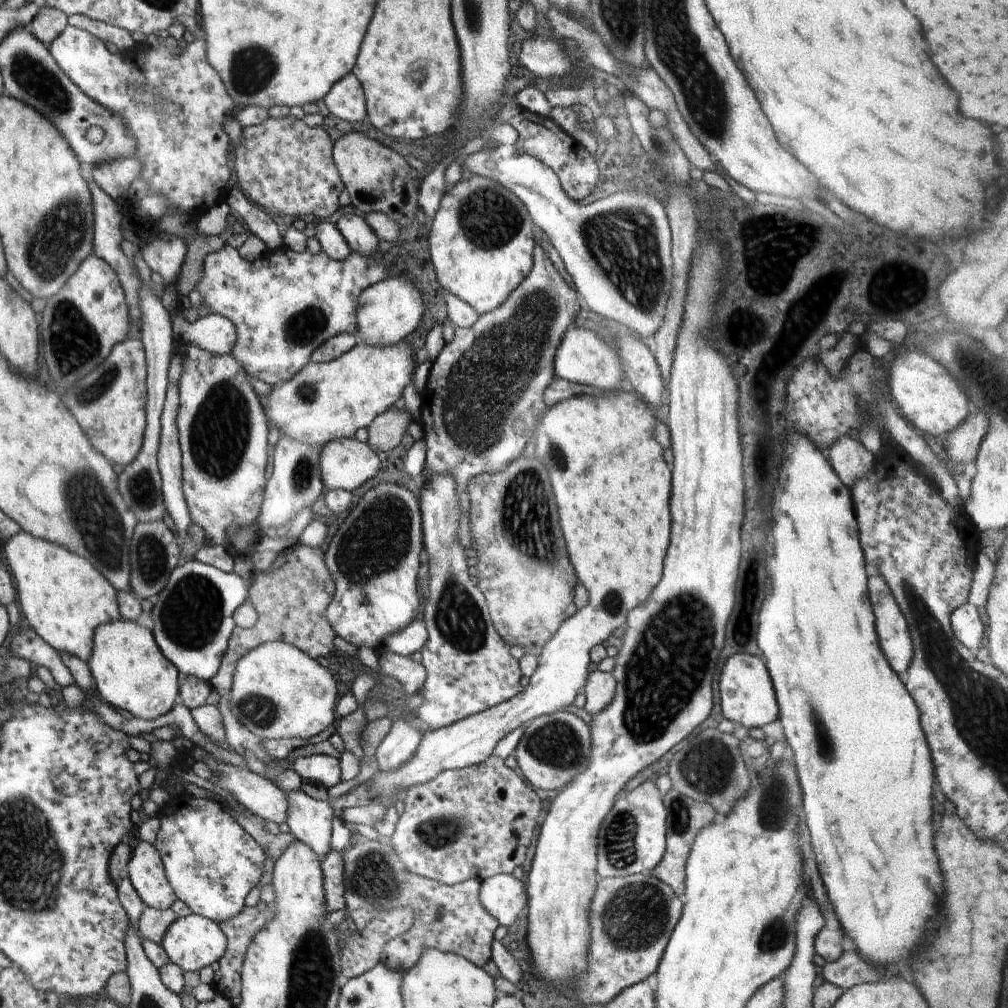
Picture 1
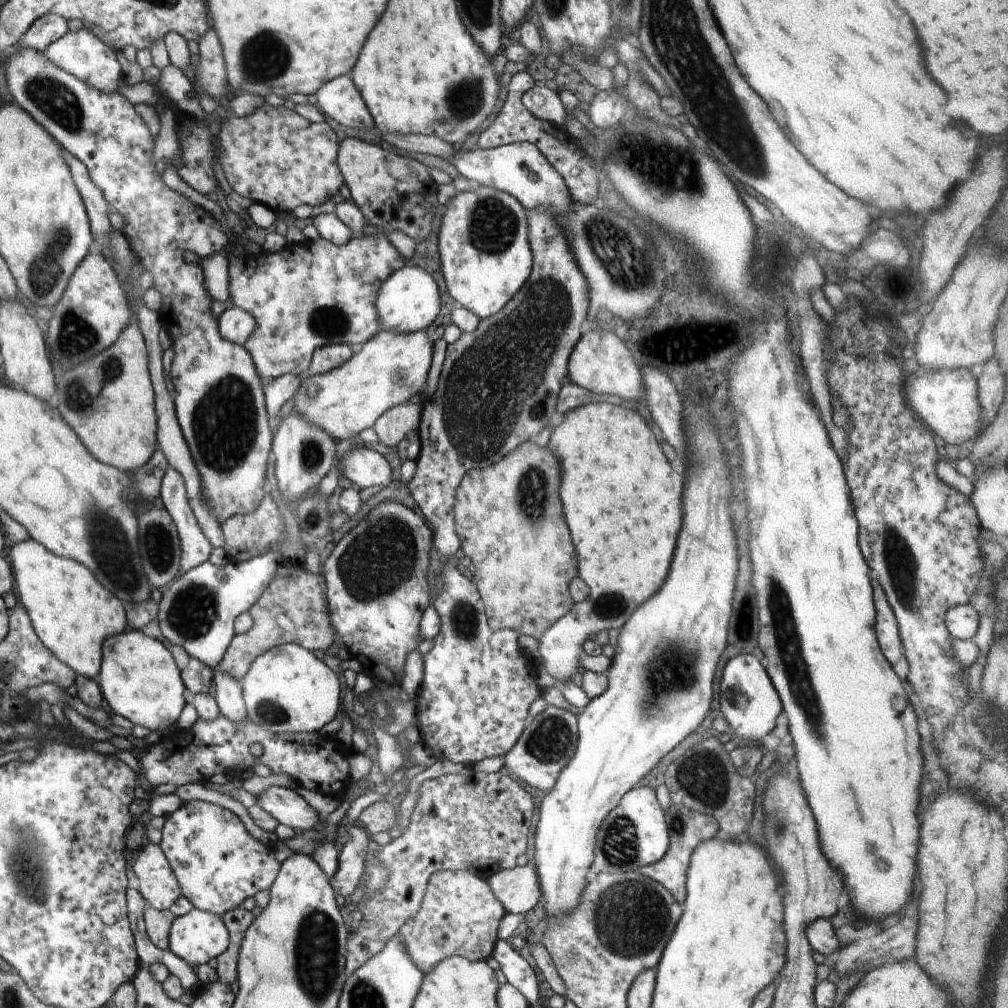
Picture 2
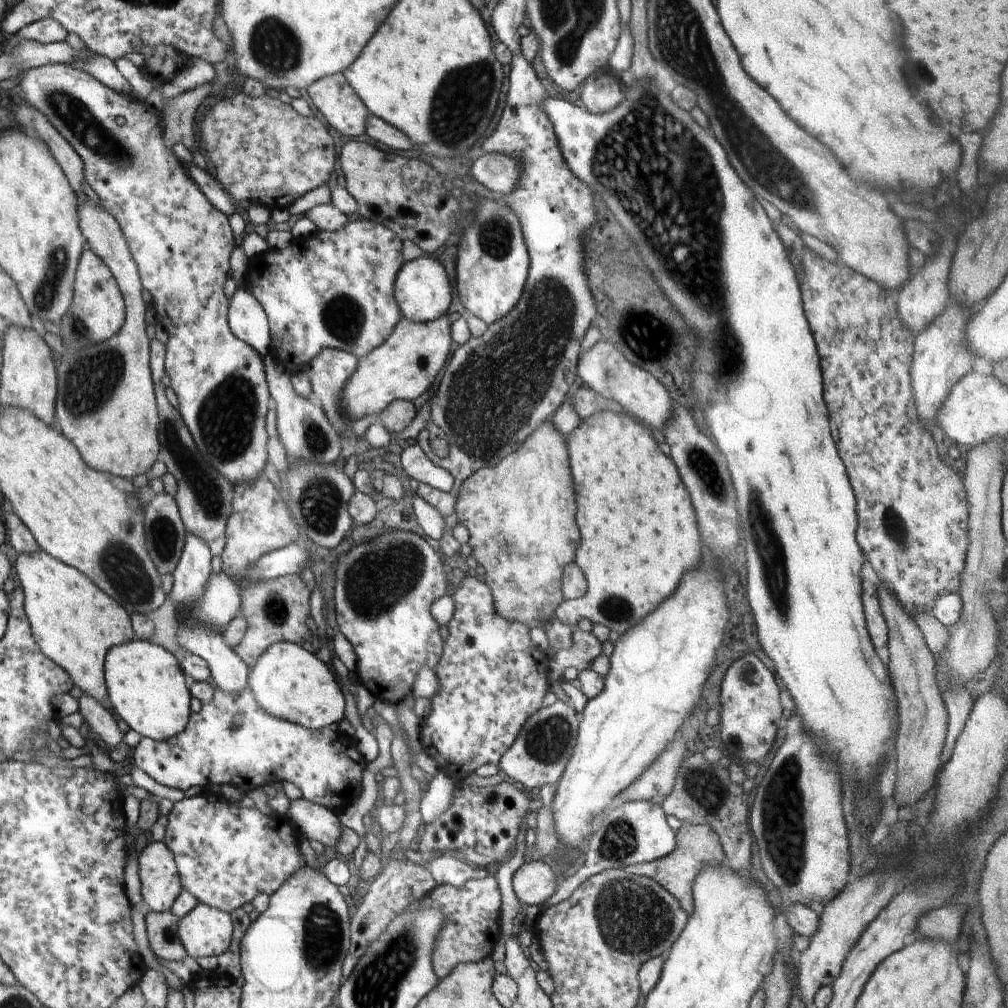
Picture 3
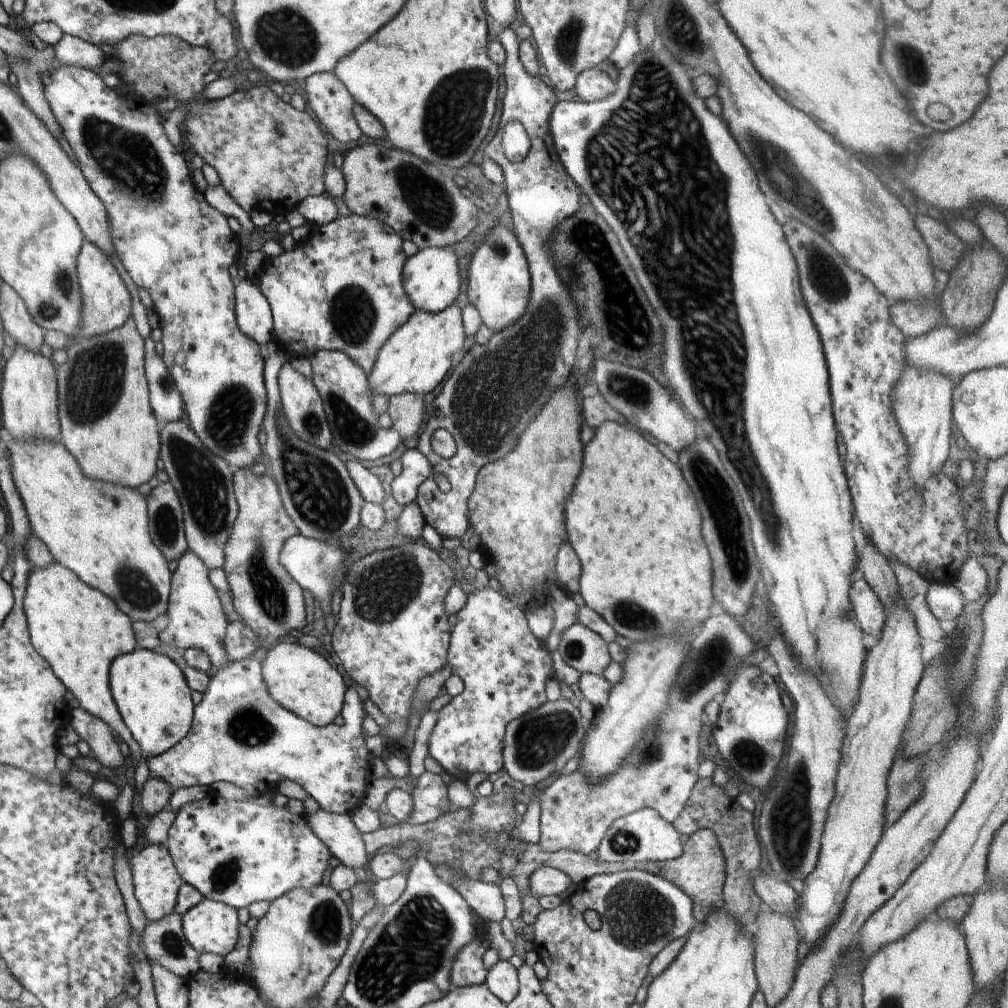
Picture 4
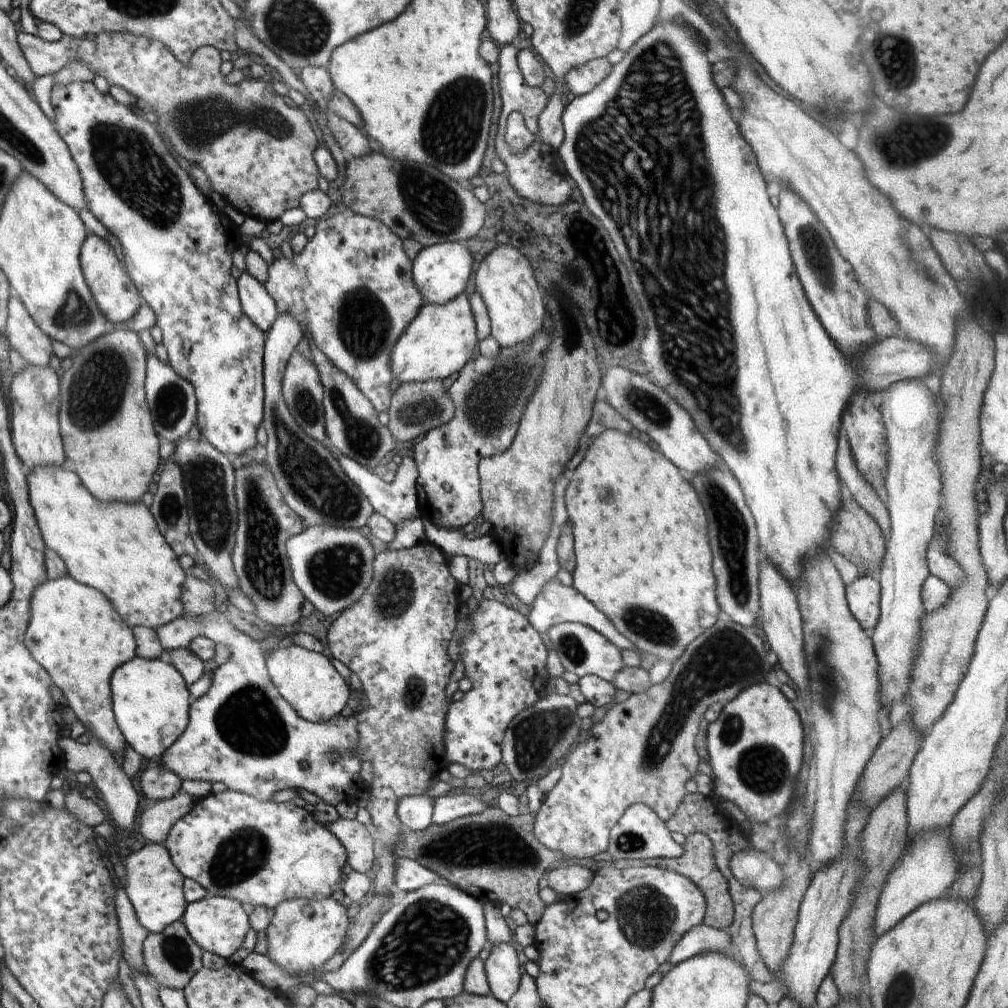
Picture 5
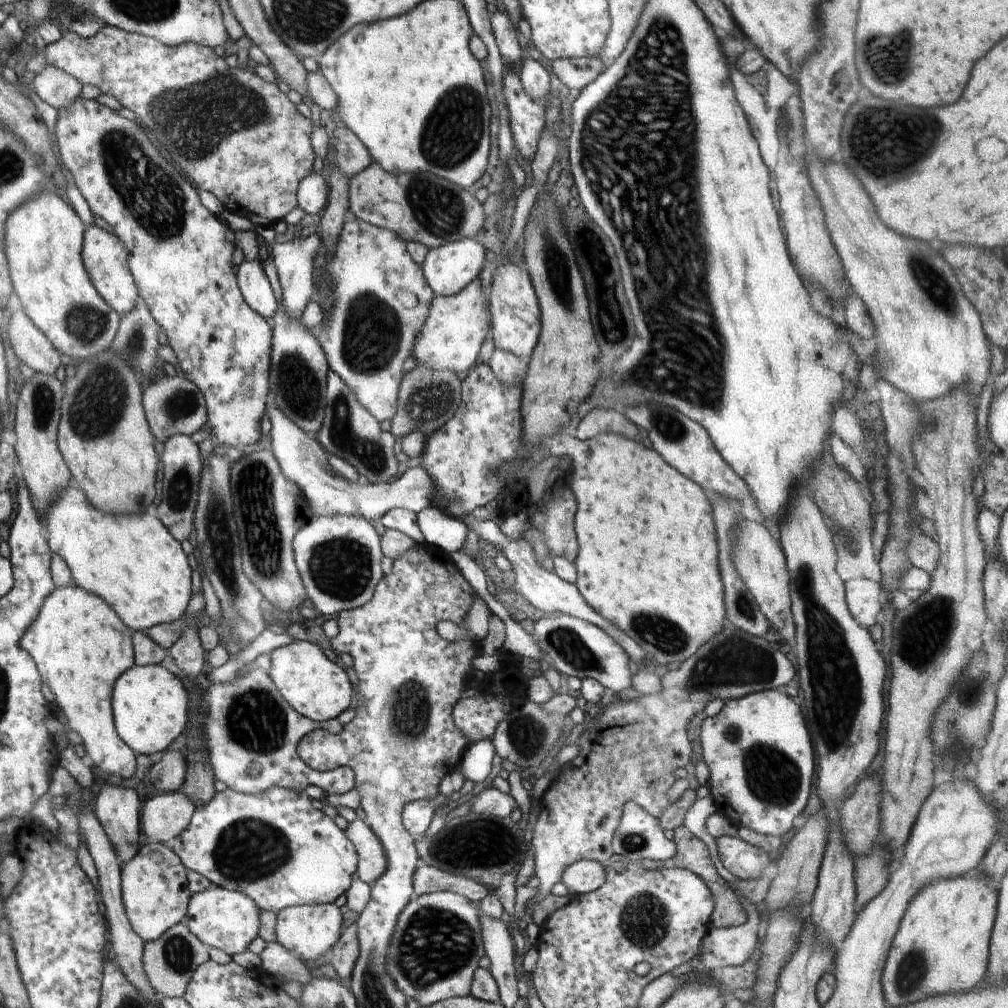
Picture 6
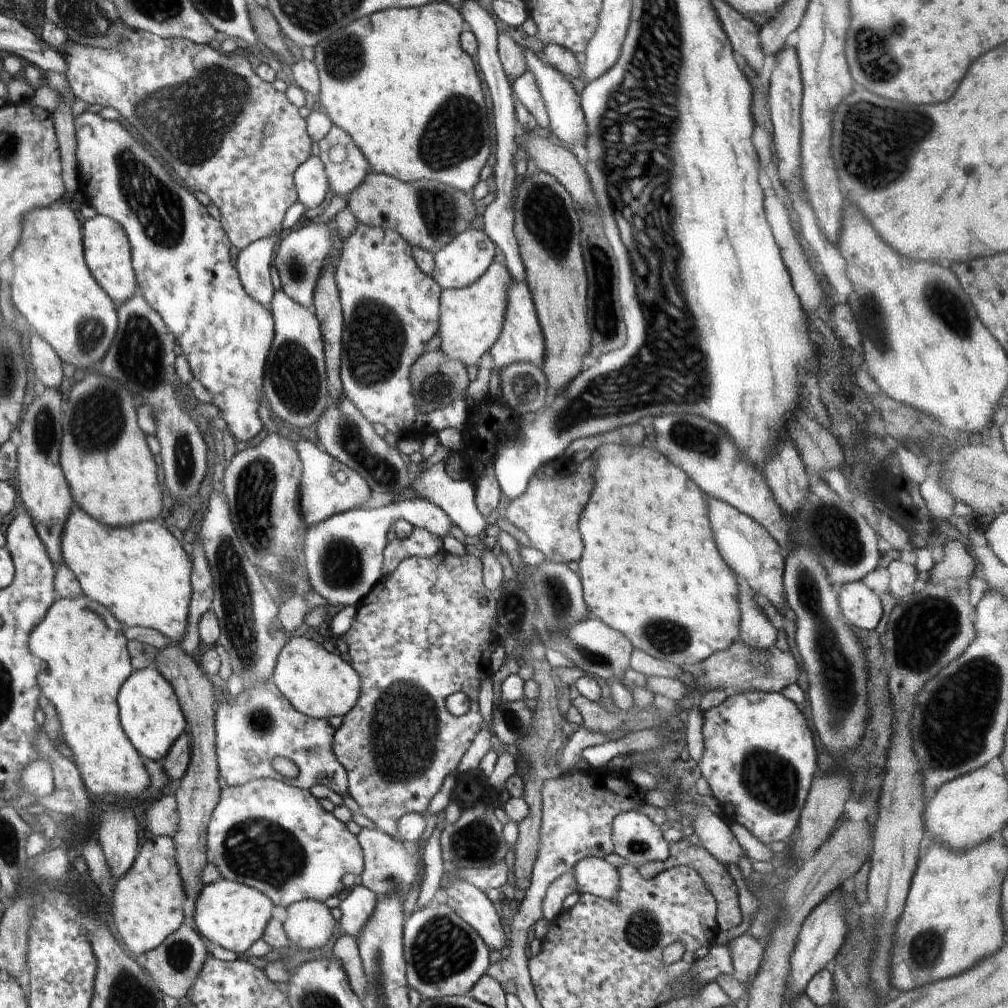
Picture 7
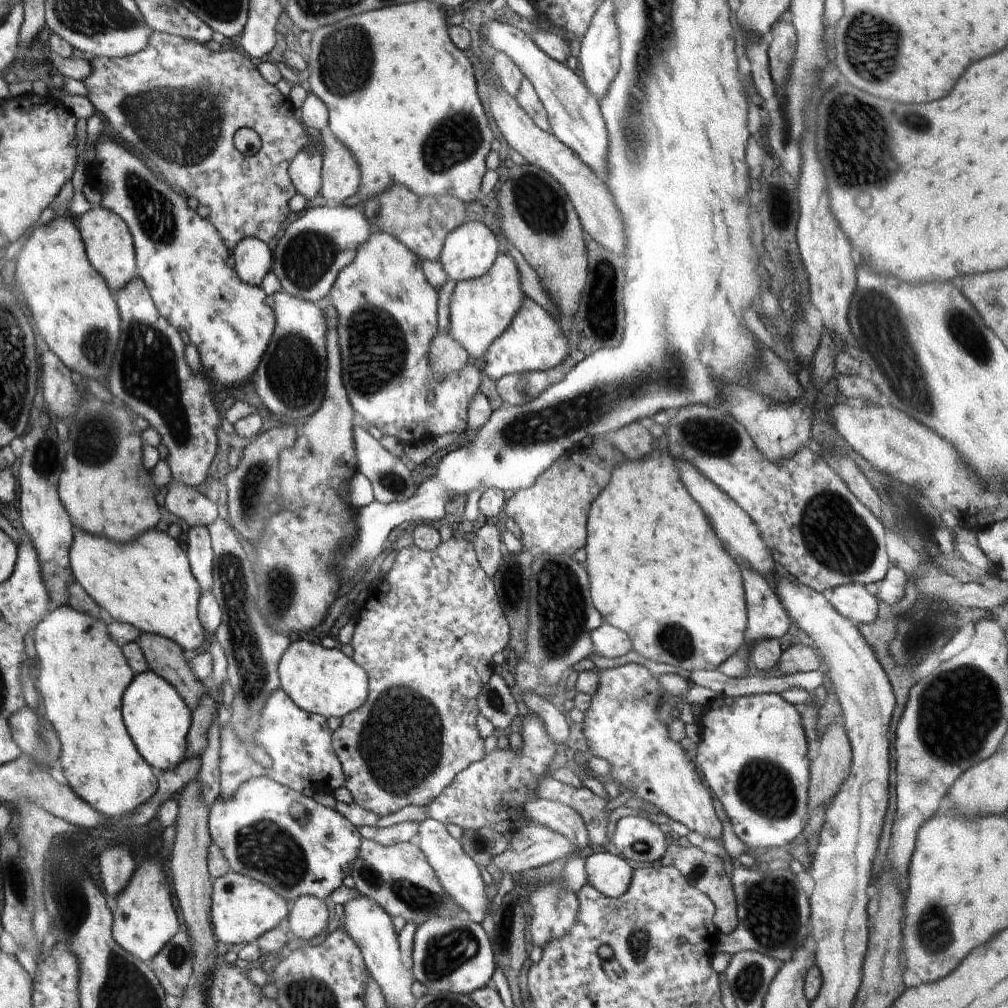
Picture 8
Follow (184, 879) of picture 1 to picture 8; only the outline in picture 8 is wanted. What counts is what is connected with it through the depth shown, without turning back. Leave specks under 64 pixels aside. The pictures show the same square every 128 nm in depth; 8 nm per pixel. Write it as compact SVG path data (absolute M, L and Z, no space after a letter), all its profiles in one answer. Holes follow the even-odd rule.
M268 776L247 780L232 798L218 796L210 807L211 841L220 848L230 870L270 886L280 898L290 902L302 895L326 901L331 892L343 885L344 878L351 875L352 864L358 858L363 841L356 827L336 809L325 807L312 797L278 784Z

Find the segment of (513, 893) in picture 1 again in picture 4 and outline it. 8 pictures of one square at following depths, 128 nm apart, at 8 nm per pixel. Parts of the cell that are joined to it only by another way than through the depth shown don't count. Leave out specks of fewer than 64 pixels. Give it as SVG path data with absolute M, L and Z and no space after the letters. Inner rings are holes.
M540 866L538 870L530 872L530 878L528 878L530 894L532 891L532 896L537 899L541 896L561 895L570 888L570 884L573 884L572 878L552 866Z

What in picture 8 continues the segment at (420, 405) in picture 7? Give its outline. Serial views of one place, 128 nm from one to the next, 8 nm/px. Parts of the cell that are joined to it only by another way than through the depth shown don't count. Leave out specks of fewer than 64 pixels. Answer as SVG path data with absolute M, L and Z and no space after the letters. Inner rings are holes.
M436 333L431 340L430 350L428 352L428 364L434 376L442 374L452 374L456 370L462 370L471 360L468 353L450 334Z

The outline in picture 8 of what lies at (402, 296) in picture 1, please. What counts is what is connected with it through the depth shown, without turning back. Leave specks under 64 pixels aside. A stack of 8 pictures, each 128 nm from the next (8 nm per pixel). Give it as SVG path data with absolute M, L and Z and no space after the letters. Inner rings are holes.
M467 220L464 225L452 230L444 239L439 260L447 280L452 279L457 283L484 276L492 268L499 251L503 249L500 243L499 237L492 232L492 229L479 221Z

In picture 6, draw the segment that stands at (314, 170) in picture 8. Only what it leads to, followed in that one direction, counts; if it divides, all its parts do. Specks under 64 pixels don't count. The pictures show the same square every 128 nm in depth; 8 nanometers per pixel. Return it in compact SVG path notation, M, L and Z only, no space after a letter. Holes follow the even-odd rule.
M309 174L300 180L297 190L297 206L310 215L318 214L327 205L329 186L324 174Z

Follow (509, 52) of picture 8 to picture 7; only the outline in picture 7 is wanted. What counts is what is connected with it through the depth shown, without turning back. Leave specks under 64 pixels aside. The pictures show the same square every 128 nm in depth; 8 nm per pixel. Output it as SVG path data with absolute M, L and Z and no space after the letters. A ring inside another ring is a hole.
M524 49L524 60L526 60L527 70L532 72L532 76L540 88L549 118L549 130L566 146L573 147L576 143L586 144L586 136L588 136L586 118L584 118L582 106L580 106L579 95L574 91L570 79L566 78L562 72L558 72L554 66L548 66L541 55L532 50Z

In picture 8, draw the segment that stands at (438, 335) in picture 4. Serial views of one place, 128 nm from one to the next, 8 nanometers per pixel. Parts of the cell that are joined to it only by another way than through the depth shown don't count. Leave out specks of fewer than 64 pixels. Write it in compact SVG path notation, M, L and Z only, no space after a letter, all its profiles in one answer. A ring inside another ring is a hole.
M504 249L500 250L492 268L474 280L457 282L450 297L448 334L466 350L475 362L490 348L496 338L500 338L518 314L526 295L520 286L518 266Z

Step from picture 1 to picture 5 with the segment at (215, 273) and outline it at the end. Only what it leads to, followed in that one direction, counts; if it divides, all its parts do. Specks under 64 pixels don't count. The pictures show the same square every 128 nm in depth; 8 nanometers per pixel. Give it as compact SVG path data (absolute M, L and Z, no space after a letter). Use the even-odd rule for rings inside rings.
M342 204L338 208L340 210L330 218L321 218L315 226L314 236L309 238L300 254L294 254L292 260L274 259L269 266L268 280L263 285L276 303L278 314L290 312L300 322L302 332L312 336L311 344L354 380L379 414L388 411L392 396L392 348L425 302L412 282L412 261L405 253L403 240L376 218L350 212Z

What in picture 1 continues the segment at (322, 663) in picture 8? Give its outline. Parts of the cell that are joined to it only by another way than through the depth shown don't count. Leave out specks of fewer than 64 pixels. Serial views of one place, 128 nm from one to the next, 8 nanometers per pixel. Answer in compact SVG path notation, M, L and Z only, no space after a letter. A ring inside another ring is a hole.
M266 642L256 646L254 650L244 654L236 664L232 686L227 695L232 714L248 728L254 736L262 740L280 738L312 738L330 727L335 721L338 684L328 668L322 667L318 661L304 654L298 647L286 642Z

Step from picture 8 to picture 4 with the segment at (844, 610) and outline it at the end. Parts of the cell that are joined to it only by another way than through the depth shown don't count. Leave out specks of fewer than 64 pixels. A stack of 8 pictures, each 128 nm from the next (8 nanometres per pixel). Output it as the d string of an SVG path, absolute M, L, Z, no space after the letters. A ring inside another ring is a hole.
M856 576L852 583L850 600L852 600L854 621L864 634L880 638L886 626L885 608L878 600L878 595L874 594L874 590L861 576Z

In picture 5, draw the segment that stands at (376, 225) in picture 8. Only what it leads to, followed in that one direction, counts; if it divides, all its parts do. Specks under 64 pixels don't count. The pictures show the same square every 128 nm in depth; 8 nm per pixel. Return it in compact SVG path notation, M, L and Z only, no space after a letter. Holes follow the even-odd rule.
M372 150L360 158L348 159L344 174L342 202L347 208L384 222L396 236L402 240L412 239L422 249L474 238L484 224L484 203L474 196L469 185L460 186L428 164L414 164L408 159L394 159L382 151Z

